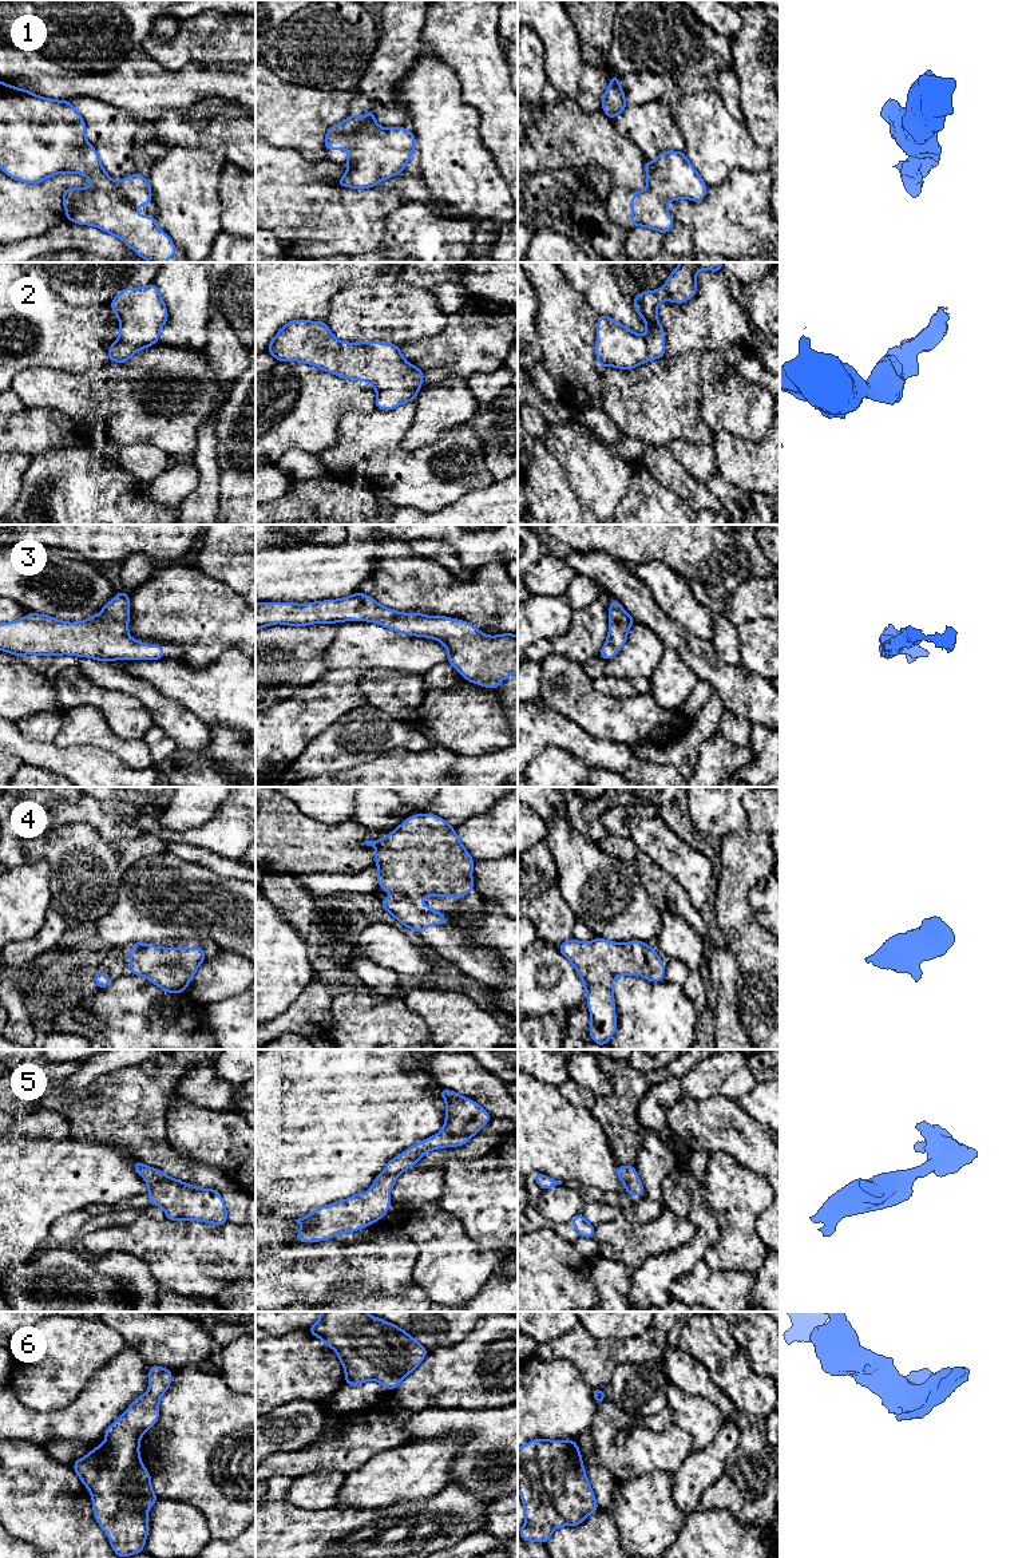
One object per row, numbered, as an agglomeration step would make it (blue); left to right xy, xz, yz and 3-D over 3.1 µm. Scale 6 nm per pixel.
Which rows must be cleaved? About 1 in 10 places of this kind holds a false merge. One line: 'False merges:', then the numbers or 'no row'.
False merges: no row

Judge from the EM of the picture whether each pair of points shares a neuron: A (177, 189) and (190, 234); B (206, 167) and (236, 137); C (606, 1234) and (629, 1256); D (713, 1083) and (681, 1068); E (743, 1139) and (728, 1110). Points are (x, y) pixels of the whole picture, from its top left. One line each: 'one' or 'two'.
A: one
B: two
C: one
D: two
E: one

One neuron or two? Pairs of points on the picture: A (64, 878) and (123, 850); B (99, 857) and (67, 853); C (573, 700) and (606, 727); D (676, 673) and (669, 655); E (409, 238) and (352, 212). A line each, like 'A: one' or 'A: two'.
A: one
B: one
C: one
D: one
E: two

